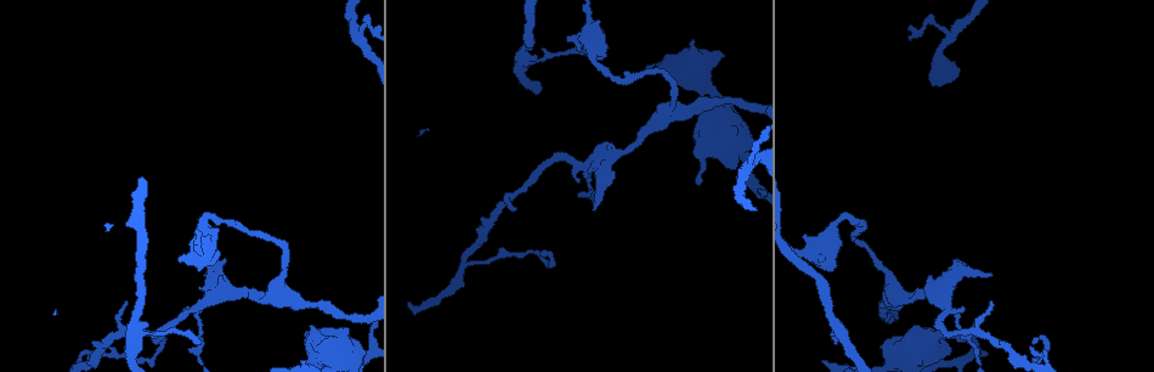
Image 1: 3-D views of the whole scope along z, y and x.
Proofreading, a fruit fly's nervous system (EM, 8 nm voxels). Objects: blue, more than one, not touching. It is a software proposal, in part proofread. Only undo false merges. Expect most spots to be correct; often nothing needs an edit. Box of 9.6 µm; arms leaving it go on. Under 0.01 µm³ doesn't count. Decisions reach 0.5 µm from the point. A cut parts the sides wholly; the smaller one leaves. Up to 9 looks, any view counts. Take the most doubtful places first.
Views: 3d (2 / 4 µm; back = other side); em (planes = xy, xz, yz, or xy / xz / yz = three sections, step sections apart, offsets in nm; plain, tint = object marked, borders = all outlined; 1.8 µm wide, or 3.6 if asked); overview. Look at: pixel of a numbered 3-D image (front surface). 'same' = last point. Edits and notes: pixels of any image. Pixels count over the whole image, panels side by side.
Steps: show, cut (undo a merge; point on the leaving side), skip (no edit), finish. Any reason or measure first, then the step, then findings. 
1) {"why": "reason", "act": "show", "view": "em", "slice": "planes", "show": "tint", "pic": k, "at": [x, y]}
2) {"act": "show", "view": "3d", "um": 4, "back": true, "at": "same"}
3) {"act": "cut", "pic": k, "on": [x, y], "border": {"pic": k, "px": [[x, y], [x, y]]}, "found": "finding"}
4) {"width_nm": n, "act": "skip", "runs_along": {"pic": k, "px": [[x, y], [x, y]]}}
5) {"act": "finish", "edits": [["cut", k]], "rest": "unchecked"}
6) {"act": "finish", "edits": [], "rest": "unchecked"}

{"why": "side arm on a straight run", "act": "show", "view": "em", "slice": "xy", "step": 16, "show": "tint", "pic": 1, "at": [1045, 359]}

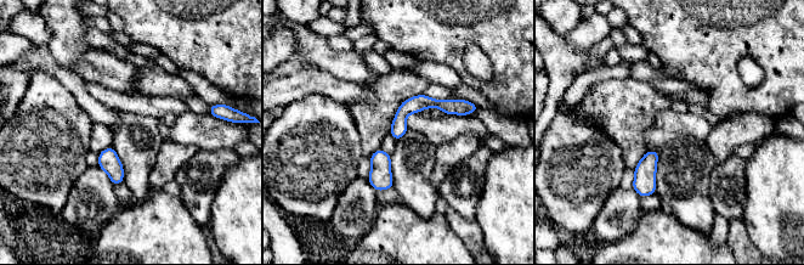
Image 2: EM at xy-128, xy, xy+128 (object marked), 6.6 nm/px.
{"act": "show", "view": "em", "slice": "yz", "step": 4, "show": "borders", "at": "same"}

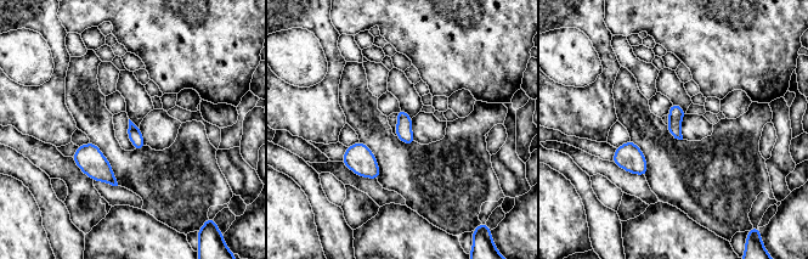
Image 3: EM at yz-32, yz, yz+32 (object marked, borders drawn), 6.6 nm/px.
{"act": "skip", "found": "all the same neuron"}

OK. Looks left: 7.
{"why": "sharp bend", "act": "show", "view": "3d", "um": 4, "pic": 1, "at": [363, 34]}

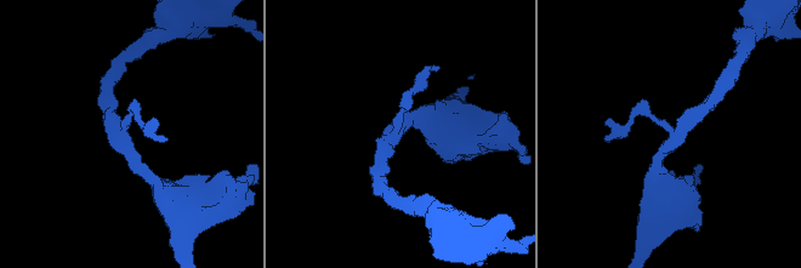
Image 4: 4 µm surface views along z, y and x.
{"arms": 3, "act": "show", "view": "em", "slice": "planes", "show": "tint", "pic": 4, "at": [124, 135]}

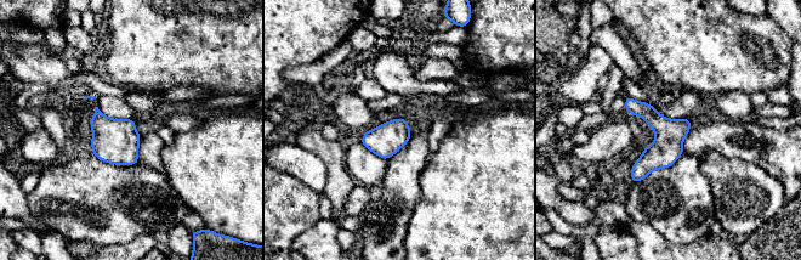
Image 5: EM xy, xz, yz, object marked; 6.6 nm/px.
{"act": "skip", "runs_along": {"pic": 5, "px": [[628, 100], [660, 126], [634, 179]]}, "found": "all the same neuron"}

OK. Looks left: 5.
{"why": "sharp bend", "act": "show", "view": "em", "slice": "planes", "show": "borders", "pic": 1, "at": [150, 362]}

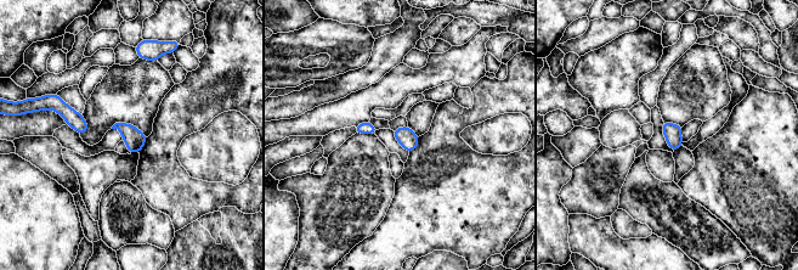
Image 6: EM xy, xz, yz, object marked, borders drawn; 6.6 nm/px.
{"act": "skip", "found": "all the same neuron"}

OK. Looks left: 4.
{"why": "calibre changes", "act": "show", "view": "em", "slice": "xz", "step": 16, "show": "tint", "pic": 1, "at": [642, 135]}

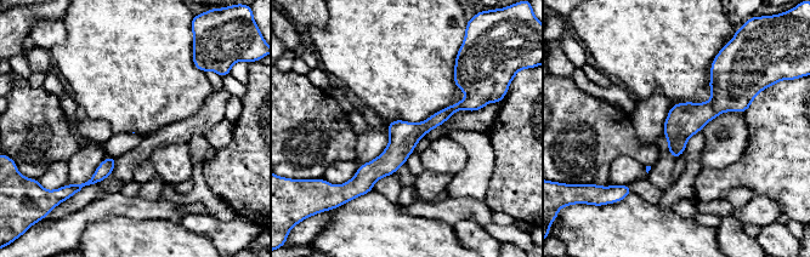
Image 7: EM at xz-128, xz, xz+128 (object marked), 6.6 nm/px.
{"why": "another direction", "act": "show", "view": "em", "slice": "planes", "show": "borders", "at": "same"}

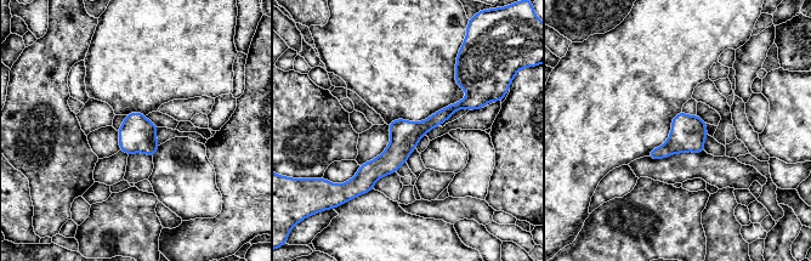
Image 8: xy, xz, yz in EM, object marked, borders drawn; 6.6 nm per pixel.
{"width_nm": 190, "act": "skip", "runs_along": {"pic": 8, "px": [[476, 105], [455, 106], [356, 180]]}, "found": "all the same neuron"}

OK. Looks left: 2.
{"act": "finish", "edits": [], "rest": "unchecked"}

